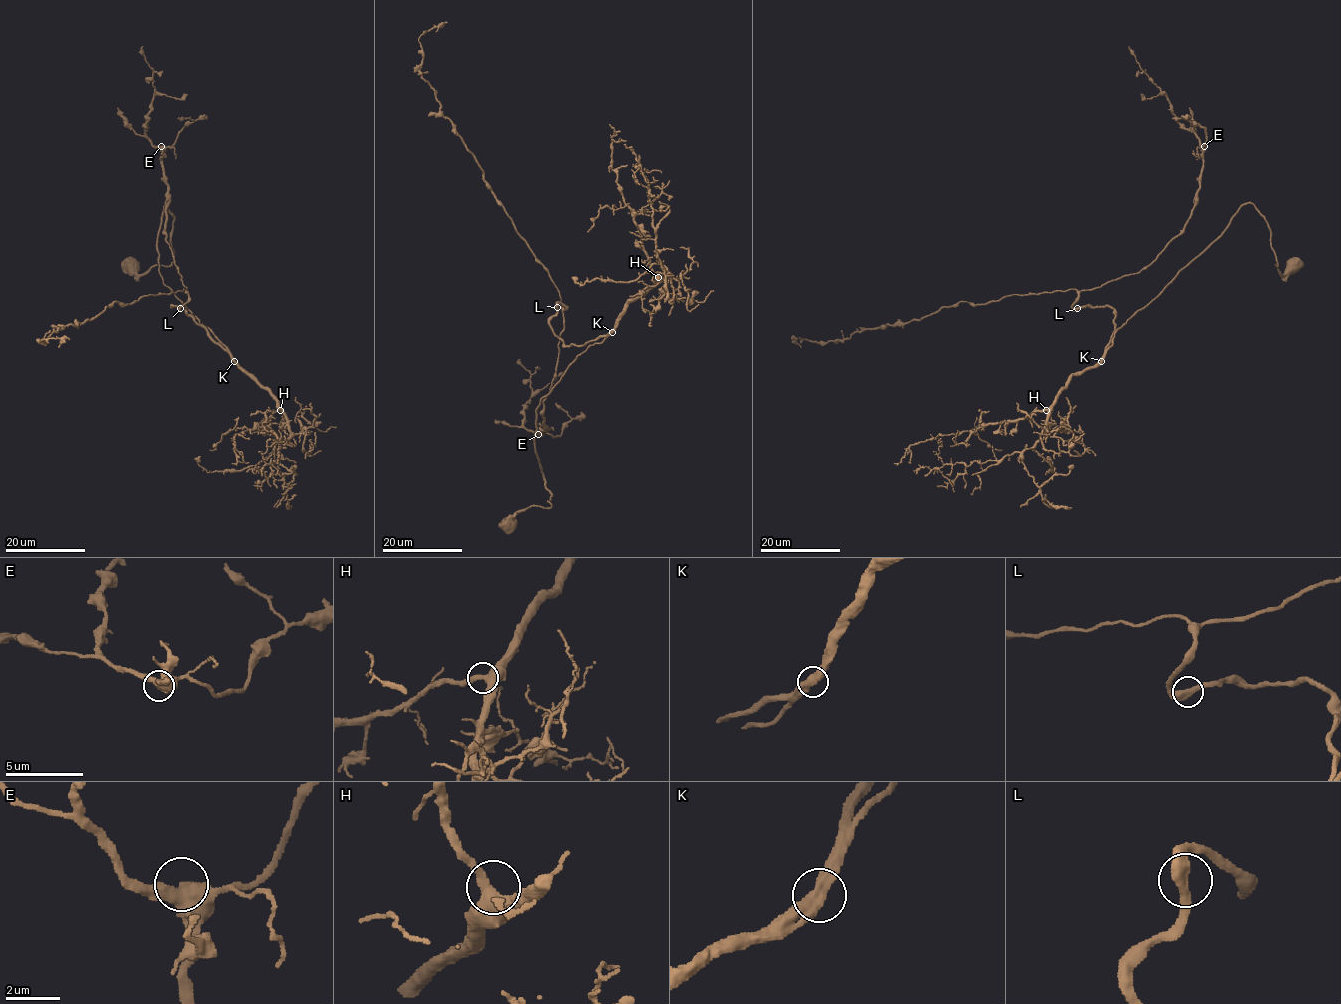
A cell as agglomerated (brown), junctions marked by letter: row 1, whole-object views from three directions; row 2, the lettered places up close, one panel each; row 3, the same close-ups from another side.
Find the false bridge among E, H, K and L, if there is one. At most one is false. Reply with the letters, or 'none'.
none

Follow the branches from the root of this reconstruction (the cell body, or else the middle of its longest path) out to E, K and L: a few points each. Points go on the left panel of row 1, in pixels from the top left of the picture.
E: (133, 266), (173, 260), (167, 203), (162, 280), (228, 348), (172, 306), (188, 294), (166, 241), (161, 146)
K: (133, 266), (144, 274), (173, 260), (174, 216), (167, 203), (157, 243), (162, 280), (234, 360)
L: (133, 266), (144, 274), (173, 260), (167, 203), (162, 280), (228, 348), (180, 308)

